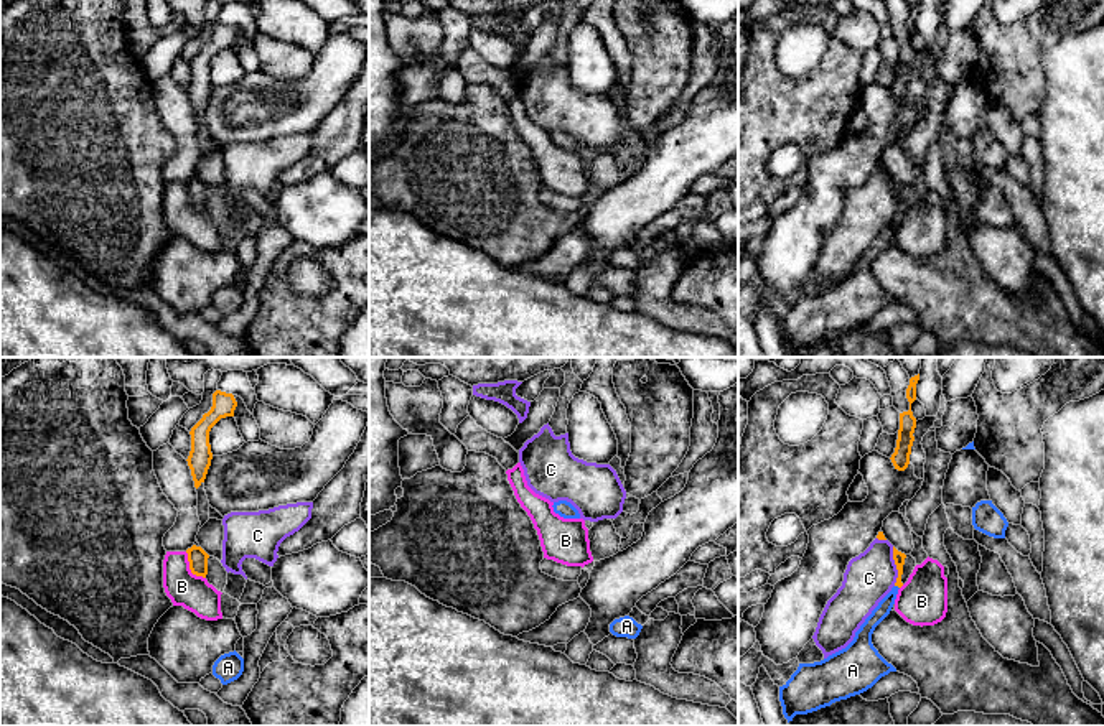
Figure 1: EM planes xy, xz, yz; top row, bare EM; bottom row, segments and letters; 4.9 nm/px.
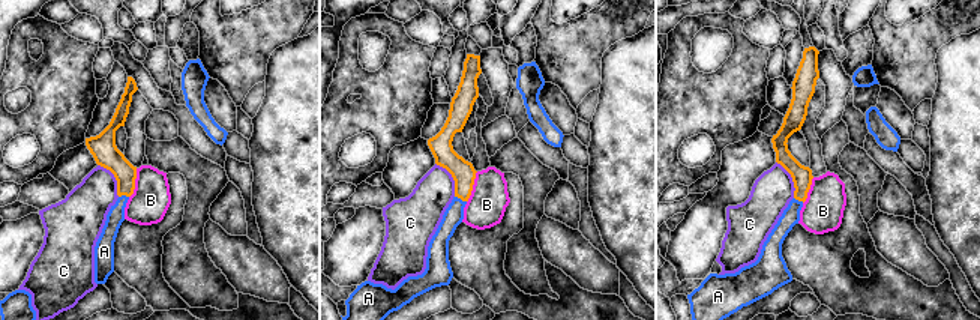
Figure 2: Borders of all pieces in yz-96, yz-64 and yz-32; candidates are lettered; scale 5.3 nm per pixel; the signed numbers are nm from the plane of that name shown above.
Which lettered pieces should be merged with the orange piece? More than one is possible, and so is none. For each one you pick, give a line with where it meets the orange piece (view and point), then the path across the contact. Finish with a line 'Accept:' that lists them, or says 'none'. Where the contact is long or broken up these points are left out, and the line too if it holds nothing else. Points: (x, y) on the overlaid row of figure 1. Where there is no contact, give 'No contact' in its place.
A: Touches orange at yz (897, 585). Path across: yz (898, 557), (897, 585), (884, 608)
Accept: A

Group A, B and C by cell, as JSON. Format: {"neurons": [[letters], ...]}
{"neurons": [["A"], ["B"], ["C"]]}

